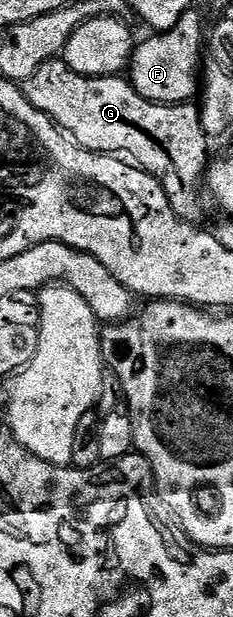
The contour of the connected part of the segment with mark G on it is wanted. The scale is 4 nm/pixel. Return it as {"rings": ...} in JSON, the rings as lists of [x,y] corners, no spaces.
{"rings":[[[60,57],[48,59],[41,67],[34,69],[32,76],[24,80],[22,90],[30,105],[34,105],[34,109],[49,115],[56,126],[71,136],[81,147],[105,155],[127,157],[141,171],[149,171],[162,185],[174,213],[178,213],[181,219],[199,220],[200,210],[204,207],[203,201],[200,200],[202,180],[210,162],[210,154],[208,155],[210,139],[204,133],[199,106],[191,102],[151,103],[133,89],[127,78],[114,75],[79,75],[71,71]]]}

